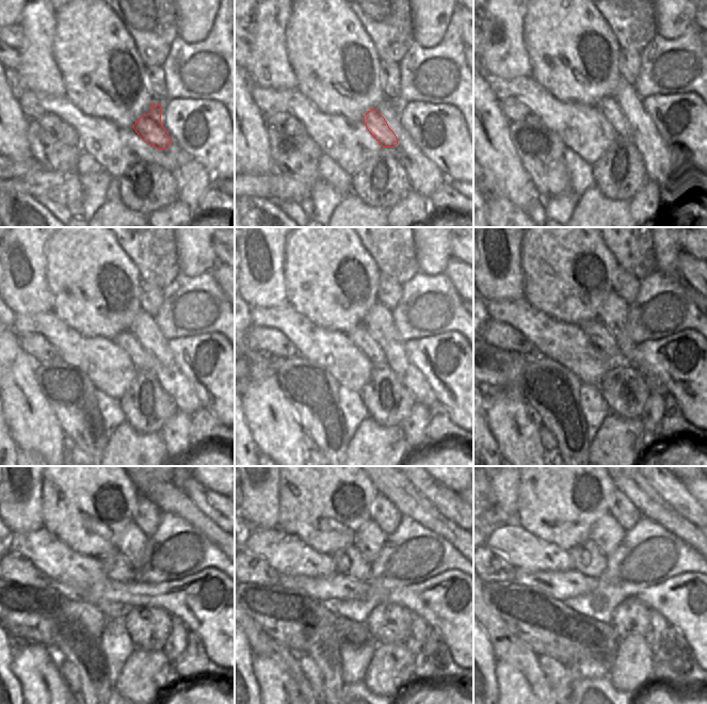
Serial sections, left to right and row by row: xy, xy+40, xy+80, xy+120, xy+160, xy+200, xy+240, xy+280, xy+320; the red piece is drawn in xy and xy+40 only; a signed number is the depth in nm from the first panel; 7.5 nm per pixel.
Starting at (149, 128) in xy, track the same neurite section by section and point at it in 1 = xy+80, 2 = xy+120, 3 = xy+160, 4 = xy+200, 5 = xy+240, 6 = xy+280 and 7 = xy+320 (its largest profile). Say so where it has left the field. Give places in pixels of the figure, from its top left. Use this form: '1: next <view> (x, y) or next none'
1: next xy+80 (609, 107)
2: next xy+120 (129, 344)
3: next xy+160 (362, 338)
4: next xy+200 (599, 336)
5: next xy+240 (116, 566)
6: next xy+280 (351, 562)
7: next xy+320 (588, 558)

